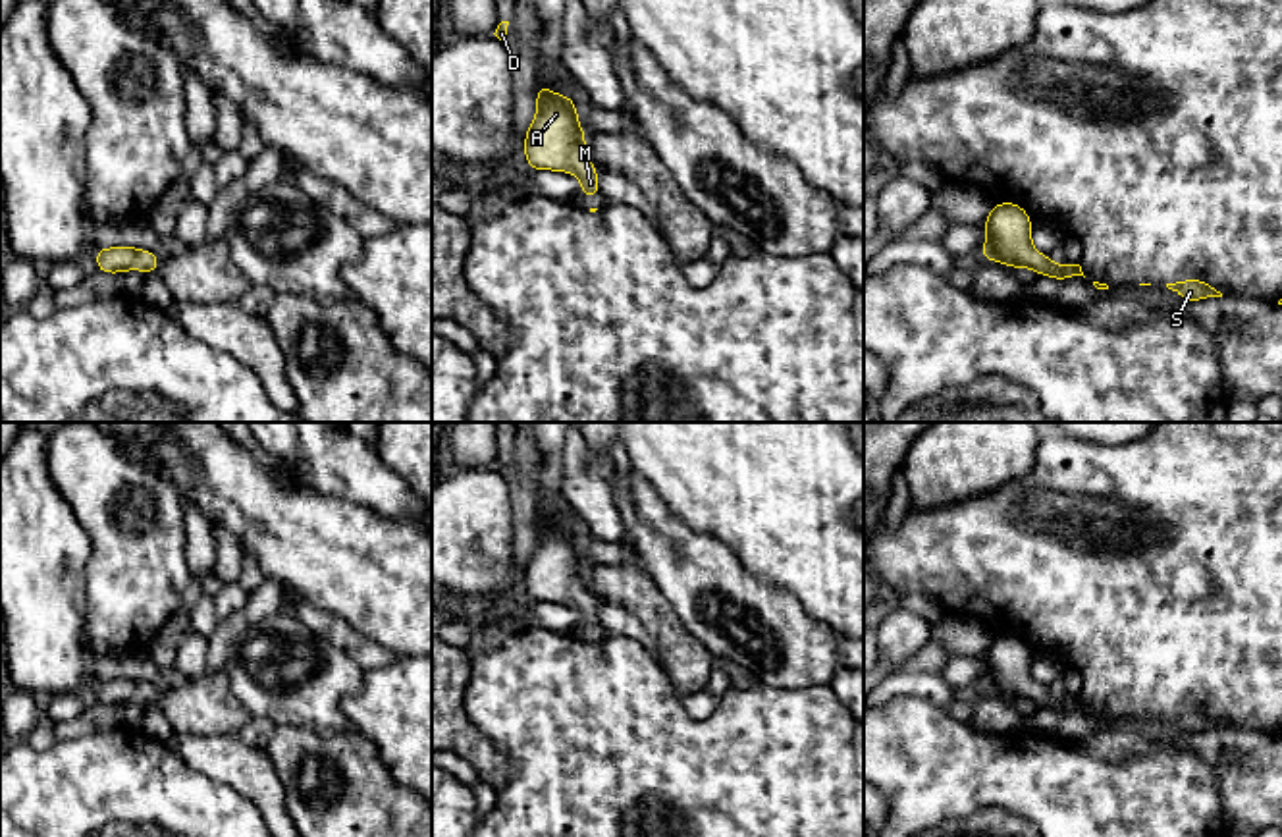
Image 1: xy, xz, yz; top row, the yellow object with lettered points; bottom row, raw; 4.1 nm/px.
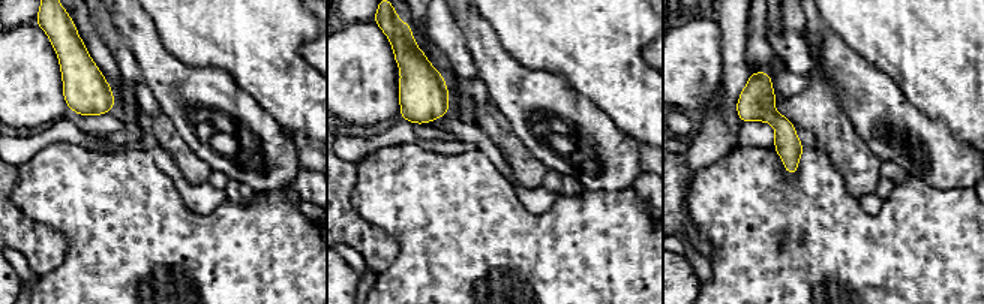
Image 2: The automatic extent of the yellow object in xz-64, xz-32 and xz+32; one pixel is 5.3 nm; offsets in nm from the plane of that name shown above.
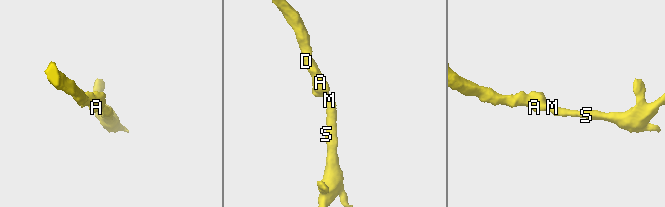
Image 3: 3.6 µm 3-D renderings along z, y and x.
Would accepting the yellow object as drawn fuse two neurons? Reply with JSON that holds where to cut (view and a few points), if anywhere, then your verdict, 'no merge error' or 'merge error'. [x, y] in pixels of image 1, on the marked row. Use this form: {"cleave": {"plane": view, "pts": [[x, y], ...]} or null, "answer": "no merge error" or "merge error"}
{"cleave": null, "answer": "no merge error"}

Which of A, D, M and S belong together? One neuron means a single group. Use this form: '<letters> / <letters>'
A D M S

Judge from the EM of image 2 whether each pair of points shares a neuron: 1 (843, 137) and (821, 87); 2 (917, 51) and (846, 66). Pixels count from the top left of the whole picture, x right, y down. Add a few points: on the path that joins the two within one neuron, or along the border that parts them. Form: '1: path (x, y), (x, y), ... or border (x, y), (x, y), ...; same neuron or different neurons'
1: path (831, 125), (821, 113), (821, 99); same neuron
2: border (840, 38), (896, 81); different neurons

